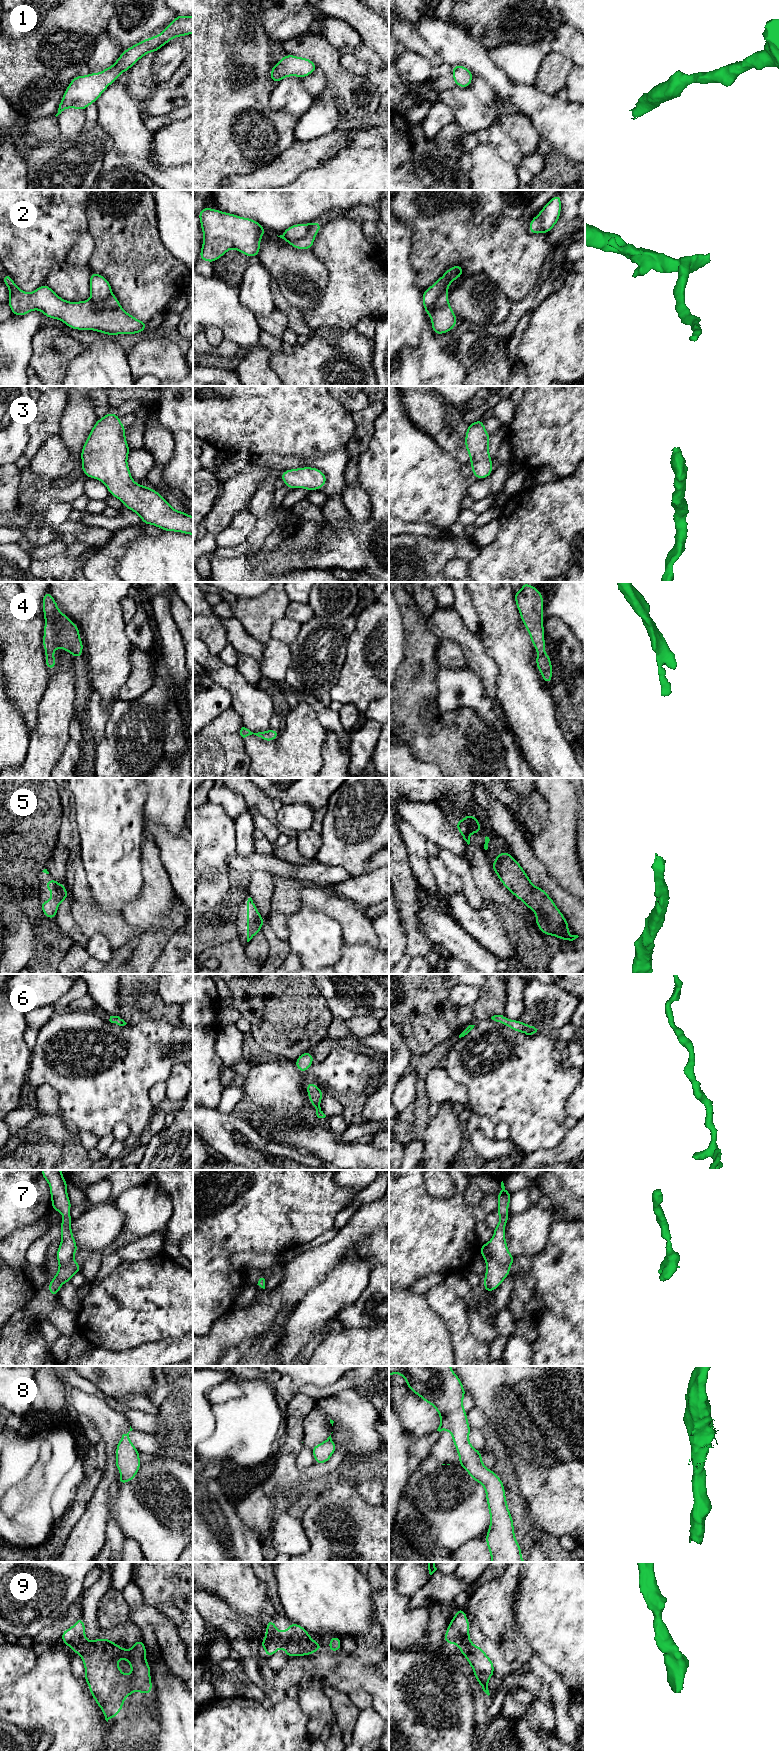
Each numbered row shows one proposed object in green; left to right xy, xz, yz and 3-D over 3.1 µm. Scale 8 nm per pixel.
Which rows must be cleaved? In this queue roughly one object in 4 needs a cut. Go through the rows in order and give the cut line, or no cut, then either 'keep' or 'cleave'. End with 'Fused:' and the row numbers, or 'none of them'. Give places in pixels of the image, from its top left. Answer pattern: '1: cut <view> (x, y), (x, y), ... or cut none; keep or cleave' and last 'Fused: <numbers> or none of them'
1: cut none; keep
2: cut xz (310, 224), (309, 231), (299, 239), (288, 240), (283, 235); cleave
3: cut none; keep
4: cut none; keep
5: cut none; keep
6: cut none; keep
7: cut none; keep
8: cut none; keep
9: cut none; keep
Fused: 2

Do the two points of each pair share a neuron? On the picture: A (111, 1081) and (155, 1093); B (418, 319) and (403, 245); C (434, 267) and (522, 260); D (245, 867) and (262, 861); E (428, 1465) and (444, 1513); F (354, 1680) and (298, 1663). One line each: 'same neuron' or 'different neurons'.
A: different neurons
B: same neuron
C: same neuron
D: same neuron
E: same neuron
F: same neuron

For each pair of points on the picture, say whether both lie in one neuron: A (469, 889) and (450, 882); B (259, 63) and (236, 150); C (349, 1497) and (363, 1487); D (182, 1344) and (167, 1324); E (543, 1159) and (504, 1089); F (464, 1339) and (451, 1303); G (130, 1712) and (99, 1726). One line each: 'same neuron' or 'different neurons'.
A: different neurons
B: same neuron
C: different neurons
D: different neurons
E: different neurons
F: same neuron
G: different neurons

